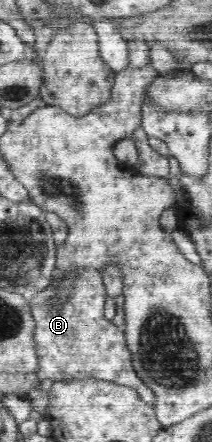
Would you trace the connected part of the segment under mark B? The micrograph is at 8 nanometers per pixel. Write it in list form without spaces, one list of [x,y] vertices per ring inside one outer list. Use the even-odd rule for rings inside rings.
[[[73,267],[69,270],[56,269],[49,288],[35,294],[35,300],[29,300],[33,306],[33,318],[35,321],[35,348],[39,355],[39,367],[36,370],[36,378],[53,379],[53,381],[99,379],[101,381],[114,382],[120,386],[134,389],[141,400],[146,404],[155,406],[155,392],[141,379],[131,364],[130,350],[127,350],[126,335],[119,332],[117,326],[109,324],[103,318],[105,308],[106,290],[102,281],[102,273],[94,267]],[[71,280],[71,288],[67,290],[64,299],[58,298],[58,286],[63,281]]]

